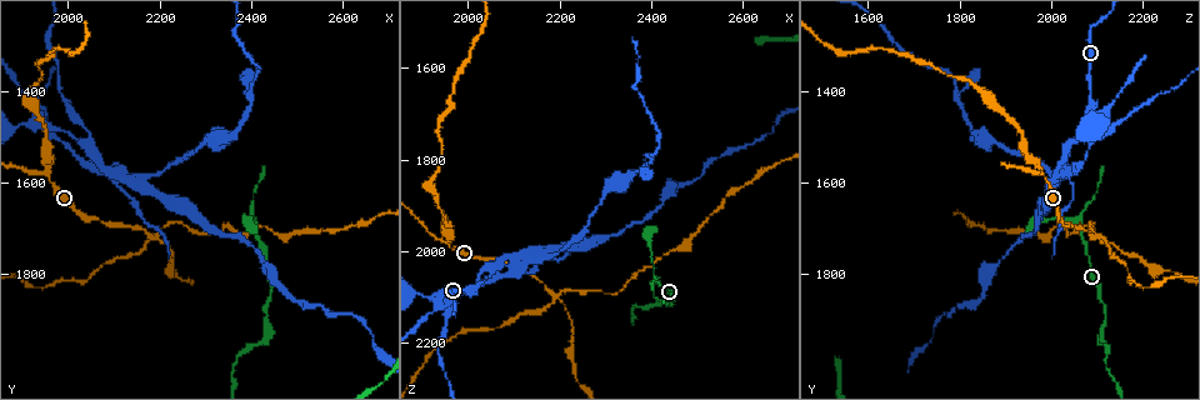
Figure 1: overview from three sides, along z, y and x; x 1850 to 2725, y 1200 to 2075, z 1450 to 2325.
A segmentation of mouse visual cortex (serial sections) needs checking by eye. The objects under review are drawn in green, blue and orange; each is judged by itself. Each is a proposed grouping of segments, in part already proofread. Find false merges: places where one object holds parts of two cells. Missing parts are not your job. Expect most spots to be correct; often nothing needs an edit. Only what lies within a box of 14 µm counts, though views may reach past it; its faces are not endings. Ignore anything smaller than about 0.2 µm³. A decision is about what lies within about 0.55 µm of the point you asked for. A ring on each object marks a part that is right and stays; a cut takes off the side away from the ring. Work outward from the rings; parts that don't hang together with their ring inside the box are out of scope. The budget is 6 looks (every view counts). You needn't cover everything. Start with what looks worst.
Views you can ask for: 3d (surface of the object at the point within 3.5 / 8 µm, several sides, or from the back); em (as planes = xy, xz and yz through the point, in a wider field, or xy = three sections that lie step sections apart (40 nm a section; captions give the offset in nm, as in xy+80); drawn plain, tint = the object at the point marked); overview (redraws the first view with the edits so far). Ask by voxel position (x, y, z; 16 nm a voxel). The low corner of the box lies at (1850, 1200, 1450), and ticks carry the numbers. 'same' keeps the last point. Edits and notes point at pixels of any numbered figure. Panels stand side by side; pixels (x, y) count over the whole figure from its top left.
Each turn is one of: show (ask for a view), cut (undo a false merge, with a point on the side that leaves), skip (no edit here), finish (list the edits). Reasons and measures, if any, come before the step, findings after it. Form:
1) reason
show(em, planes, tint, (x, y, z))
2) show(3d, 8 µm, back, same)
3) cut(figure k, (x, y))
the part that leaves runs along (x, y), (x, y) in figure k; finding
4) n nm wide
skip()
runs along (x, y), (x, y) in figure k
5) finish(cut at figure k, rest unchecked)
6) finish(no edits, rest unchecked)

four arms meet
show(3d, 3.5 µm, (2190, 1710, 2100))

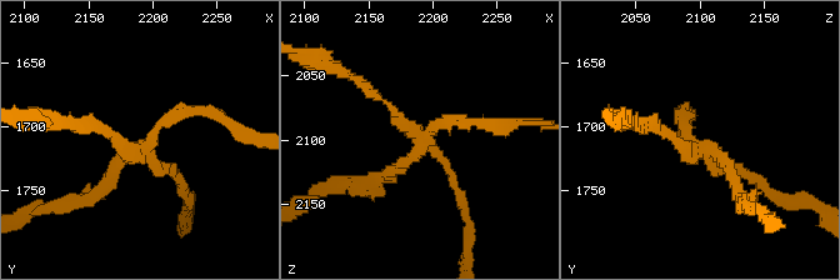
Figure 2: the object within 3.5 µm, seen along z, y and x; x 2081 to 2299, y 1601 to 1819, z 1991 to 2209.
4 arms; arms of 100, 150, 150, 150 nm; need the tissue
show(em, xy, step 1, tint, (2190, 1718, 2098))

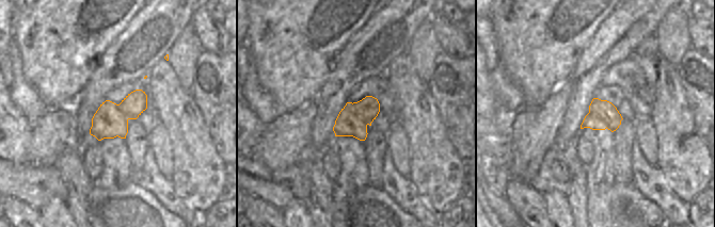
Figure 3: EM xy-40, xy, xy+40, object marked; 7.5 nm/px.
cut(figure 2, (109, 178))
the part that leaves runs along (148, 145), (179, 110), (240, 130) in figure 2; two cells meet here

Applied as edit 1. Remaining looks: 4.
show(overview)

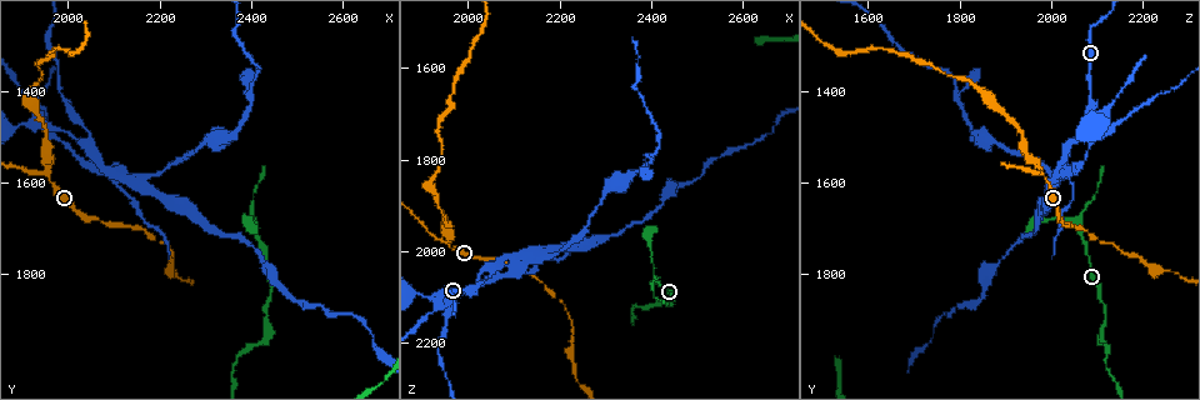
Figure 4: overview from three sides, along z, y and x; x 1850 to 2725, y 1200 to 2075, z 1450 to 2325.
abrupt turn
show(3d, 3.5 µm, (2045, 1500, 2050))

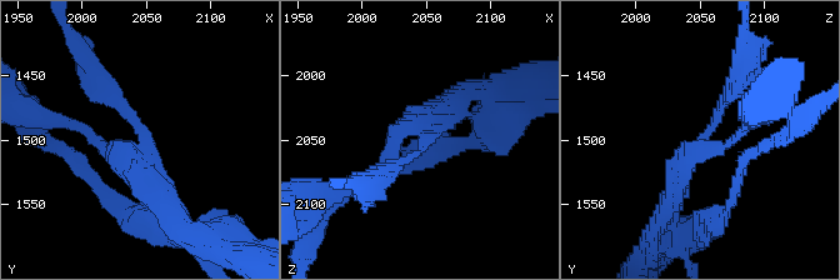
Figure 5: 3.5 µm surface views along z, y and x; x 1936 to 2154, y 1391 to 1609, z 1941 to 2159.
show(em, planes, tint, (2048, 1502, 2052))

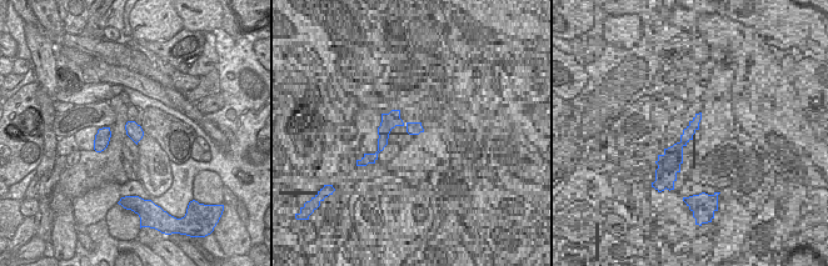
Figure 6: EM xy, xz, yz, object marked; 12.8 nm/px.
cut(figure 5, (510, 118))
two cells meet here

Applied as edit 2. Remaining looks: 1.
finish(cut at figure 2, cut at figure 5, rest unchecked)

